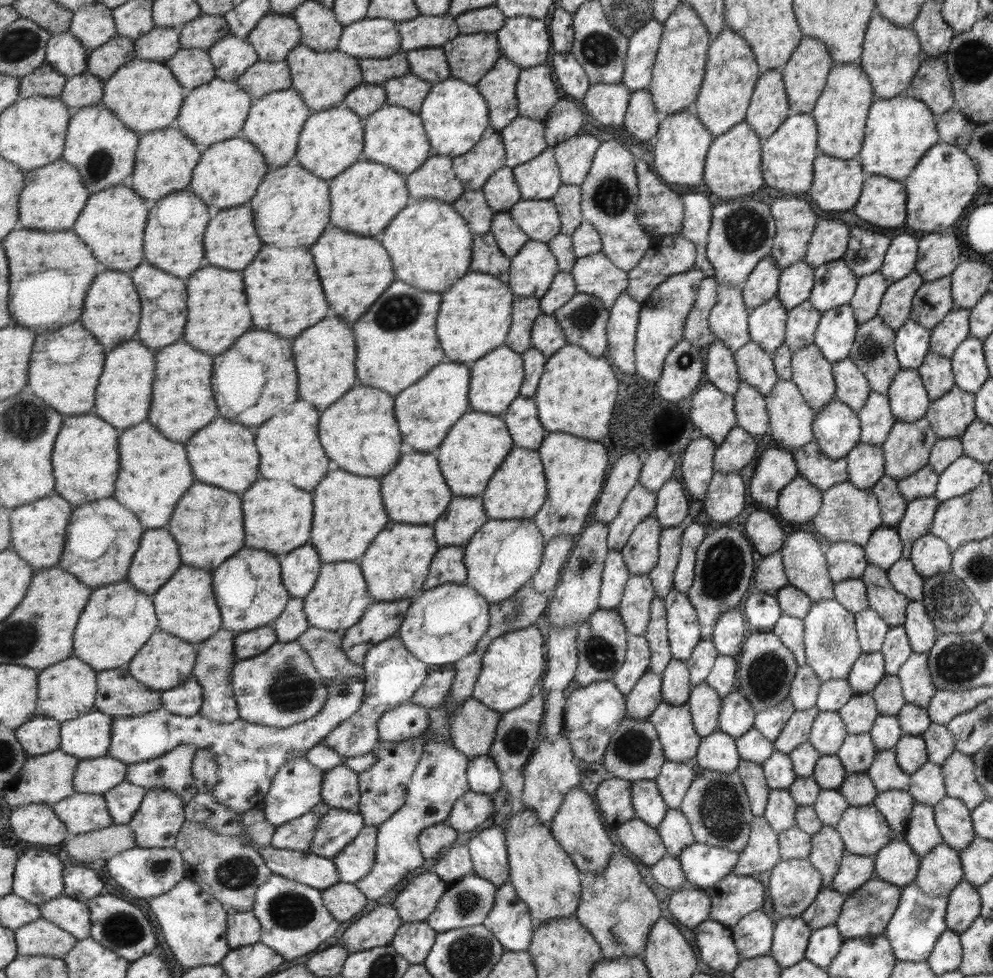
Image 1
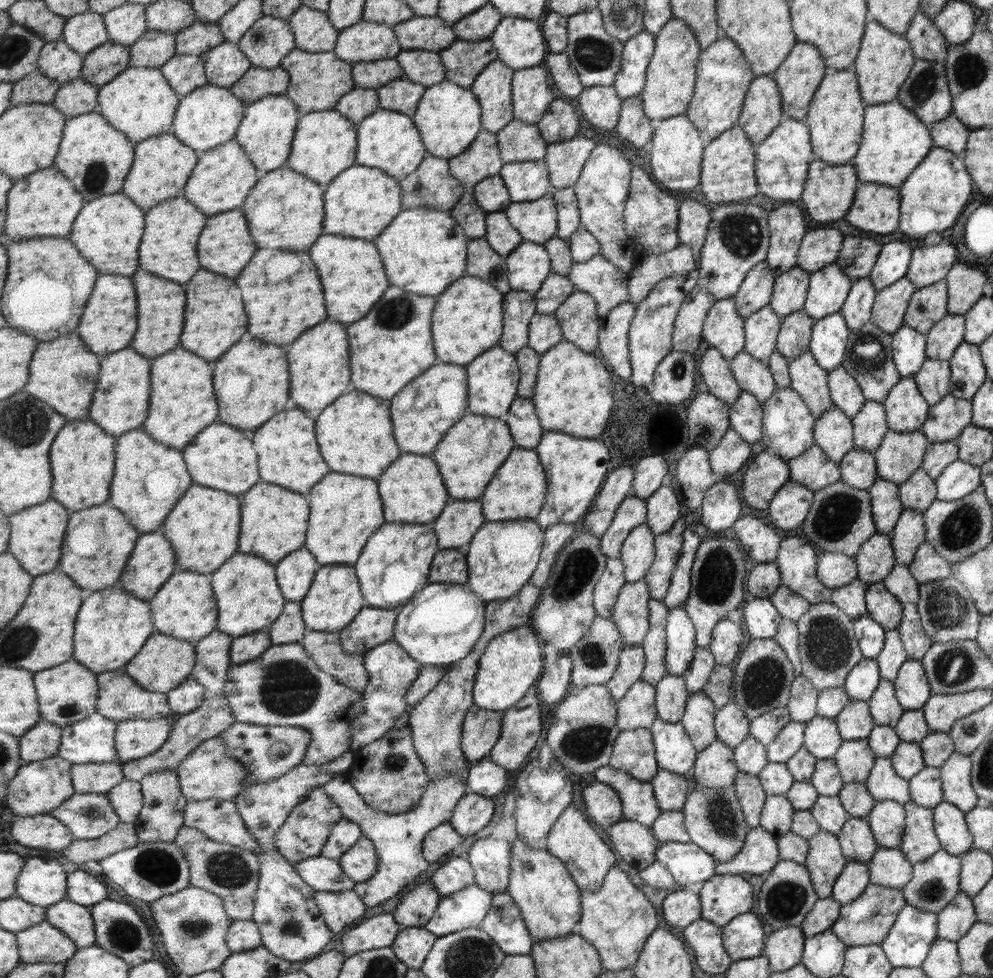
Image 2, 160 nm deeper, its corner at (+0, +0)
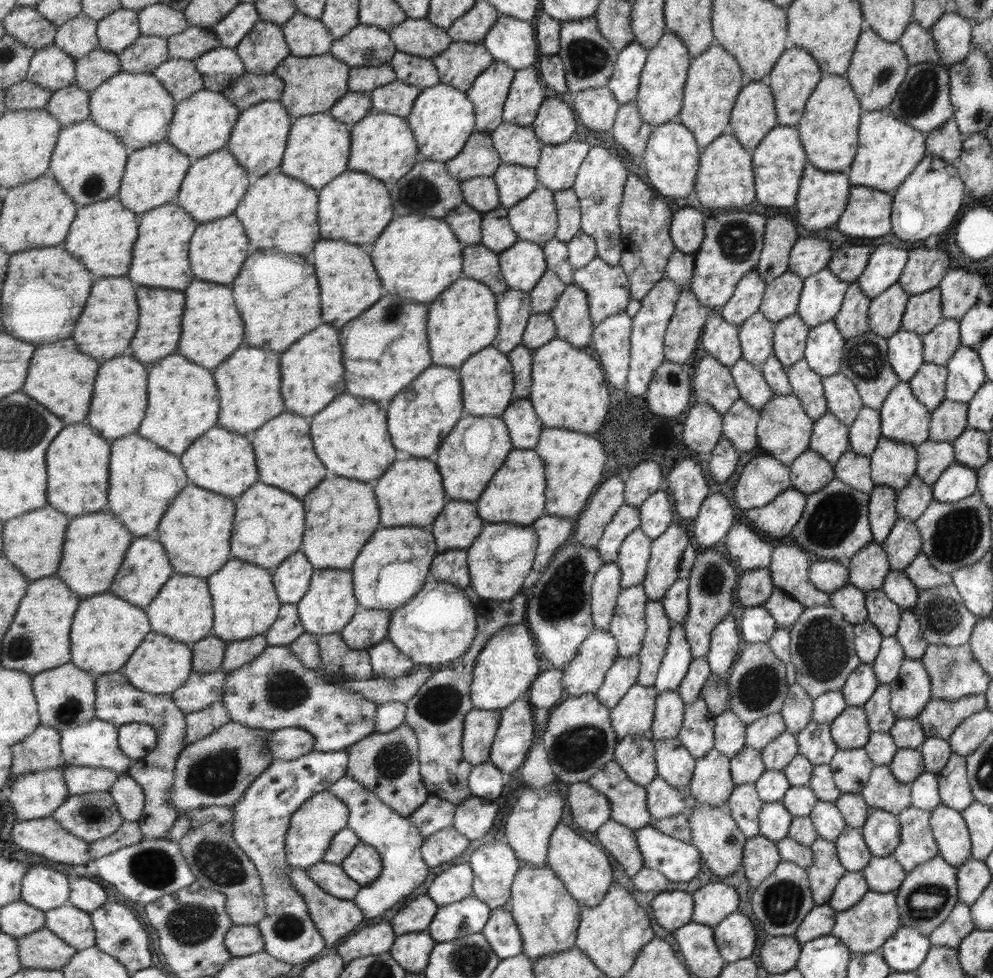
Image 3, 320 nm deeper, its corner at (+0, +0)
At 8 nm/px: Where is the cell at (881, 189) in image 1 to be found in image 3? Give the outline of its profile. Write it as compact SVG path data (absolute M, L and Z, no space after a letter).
M850 186L835 230L851 238L877 238L890 233L892 195L865 186Z

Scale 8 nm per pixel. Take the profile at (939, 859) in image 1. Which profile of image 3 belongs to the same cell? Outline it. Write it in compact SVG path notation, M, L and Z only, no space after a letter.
M938 854L909 871L894 891L899 926L917 929L921 935L928 937L957 905L956 874L957 867L949 867Z

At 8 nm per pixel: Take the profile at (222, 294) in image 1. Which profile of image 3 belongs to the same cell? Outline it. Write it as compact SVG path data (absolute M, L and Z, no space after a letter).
M195 280L189 290L184 290L187 298L187 310L185 310L185 322L183 322L183 338L179 352L187 356L191 362L197 362L205 368L217 368L221 362L225 362L241 344L245 336L245 326L241 320L241 314L233 300L233 290L221 284Z

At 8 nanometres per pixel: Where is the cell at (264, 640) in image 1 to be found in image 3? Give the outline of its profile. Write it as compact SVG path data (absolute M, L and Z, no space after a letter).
M265 634L243 641L228 643L222 670L229 674L240 669L243 665L252 663L270 645Z

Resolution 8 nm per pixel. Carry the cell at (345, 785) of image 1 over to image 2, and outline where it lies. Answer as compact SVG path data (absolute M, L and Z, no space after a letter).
M348 774L332 778L324 786L325 792L342 808L344 818L356 822L364 830L364 836L370 838L376 846L380 864L378 870L368 882L357 883L355 890L370 910L379 909L379 904L395 898L403 892L405 886L415 880L429 868L429 861L424 855L424 840L437 826L449 822L456 804L469 792L467 782L454 774L430 780L428 790L422 797L421 804L412 811L401 814L389 814L363 802L358 790L351 784Z

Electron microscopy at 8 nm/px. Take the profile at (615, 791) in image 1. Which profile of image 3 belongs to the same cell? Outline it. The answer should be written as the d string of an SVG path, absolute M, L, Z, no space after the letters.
M588 782L570 783L567 801L576 828L597 832L612 818L612 802Z

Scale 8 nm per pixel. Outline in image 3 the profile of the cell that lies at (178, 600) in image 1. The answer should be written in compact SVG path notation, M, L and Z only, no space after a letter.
M174 573L147 612L152 630L190 646L209 637L213 630L213 600L206 578Z

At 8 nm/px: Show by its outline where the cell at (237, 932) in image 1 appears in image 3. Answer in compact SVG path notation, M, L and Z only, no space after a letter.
M233 925L226 935L226 946L235 957L251 956L265 951L266 944L257 925Z

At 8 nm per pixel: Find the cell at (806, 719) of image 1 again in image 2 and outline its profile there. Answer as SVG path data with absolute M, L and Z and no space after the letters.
M790 720L778 736L765 745L766 761L784 763L789 760L802 747L804 724Z

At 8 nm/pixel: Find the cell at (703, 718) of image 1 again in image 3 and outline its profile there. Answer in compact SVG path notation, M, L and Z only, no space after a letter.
M700 697L693 704L686 705L686 711L684 714L684 726L680 732L681 742L685 745L687 750L697 758L703 758L708 756L710 750L713 750L716 745L716 715L712 713L708 707L708 702Z

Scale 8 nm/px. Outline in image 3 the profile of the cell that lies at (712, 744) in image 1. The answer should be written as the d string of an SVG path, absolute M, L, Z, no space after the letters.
M710 750L708 756L699 758L690 785L697 803L719 808L728 802L736 789L732 775L731 758L720 750Z

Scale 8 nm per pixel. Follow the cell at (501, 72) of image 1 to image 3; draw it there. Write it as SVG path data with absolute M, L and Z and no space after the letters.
M493 61L466 93L476 106L476 131L491 135L504 123L504 106L507 102L516 70L505 62Z

